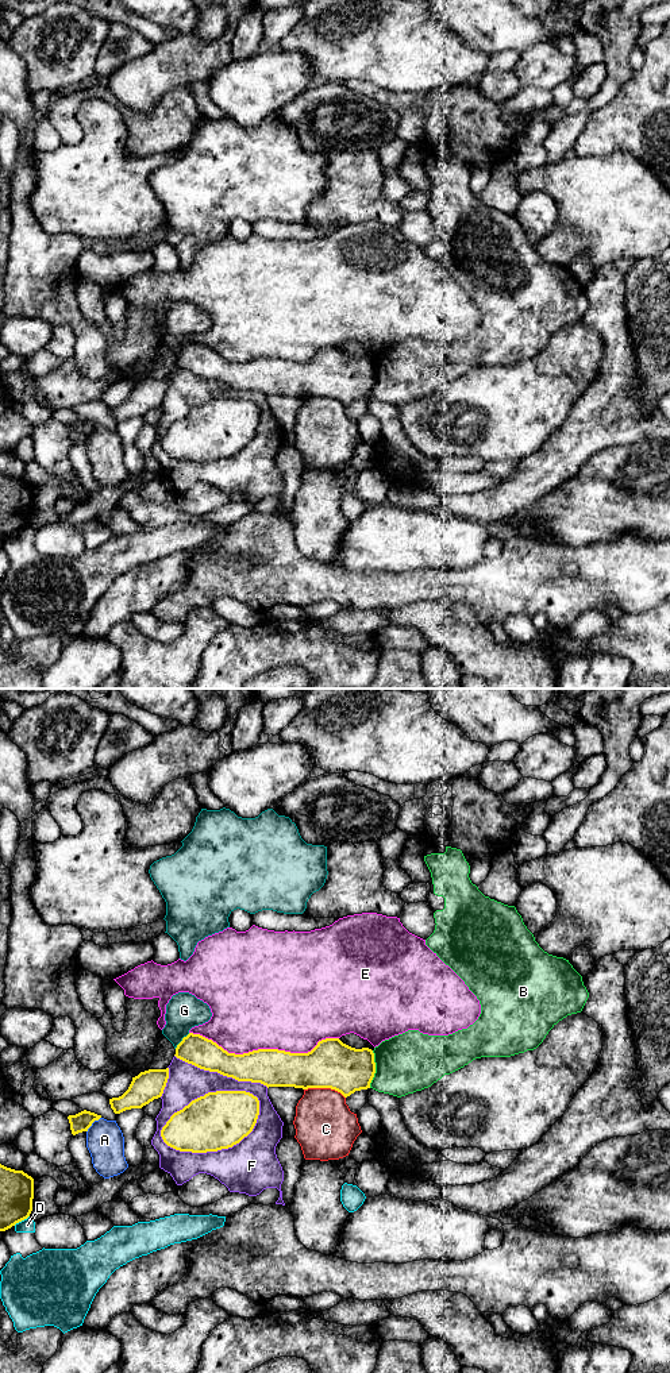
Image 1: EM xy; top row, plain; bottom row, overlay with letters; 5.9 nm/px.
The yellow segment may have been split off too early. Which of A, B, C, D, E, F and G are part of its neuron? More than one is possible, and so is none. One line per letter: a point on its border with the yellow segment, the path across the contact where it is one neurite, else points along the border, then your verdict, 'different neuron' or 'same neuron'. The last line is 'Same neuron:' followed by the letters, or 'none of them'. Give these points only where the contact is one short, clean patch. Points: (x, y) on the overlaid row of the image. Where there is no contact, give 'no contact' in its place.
A: xy (92, 1122) | different neuron
B: xy (374, 1069) | along xy (373, 1051), (374, 1076), (369, 1087) | different neuron
C: xy (324, 1087) | different neuron
D: xy (20, 1221) | different neuron
E: xy (264, 1049) | different neuron
F: xy (205, 1094) | different neuron
G: xy (183, 1040) | along xy (189, 1033), (174, 1048) | different neuron
Same neuron: none of them

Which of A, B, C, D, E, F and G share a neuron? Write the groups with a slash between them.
A / B / C / D / E / F / G

